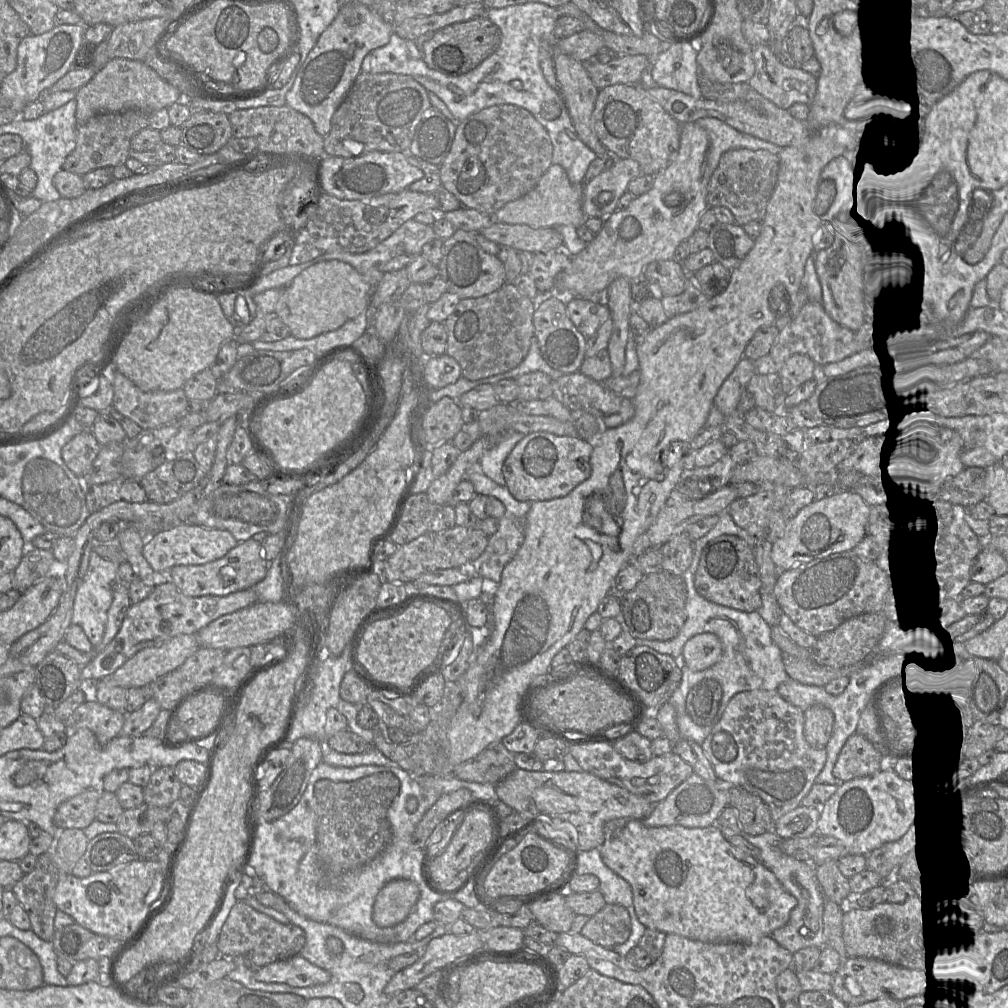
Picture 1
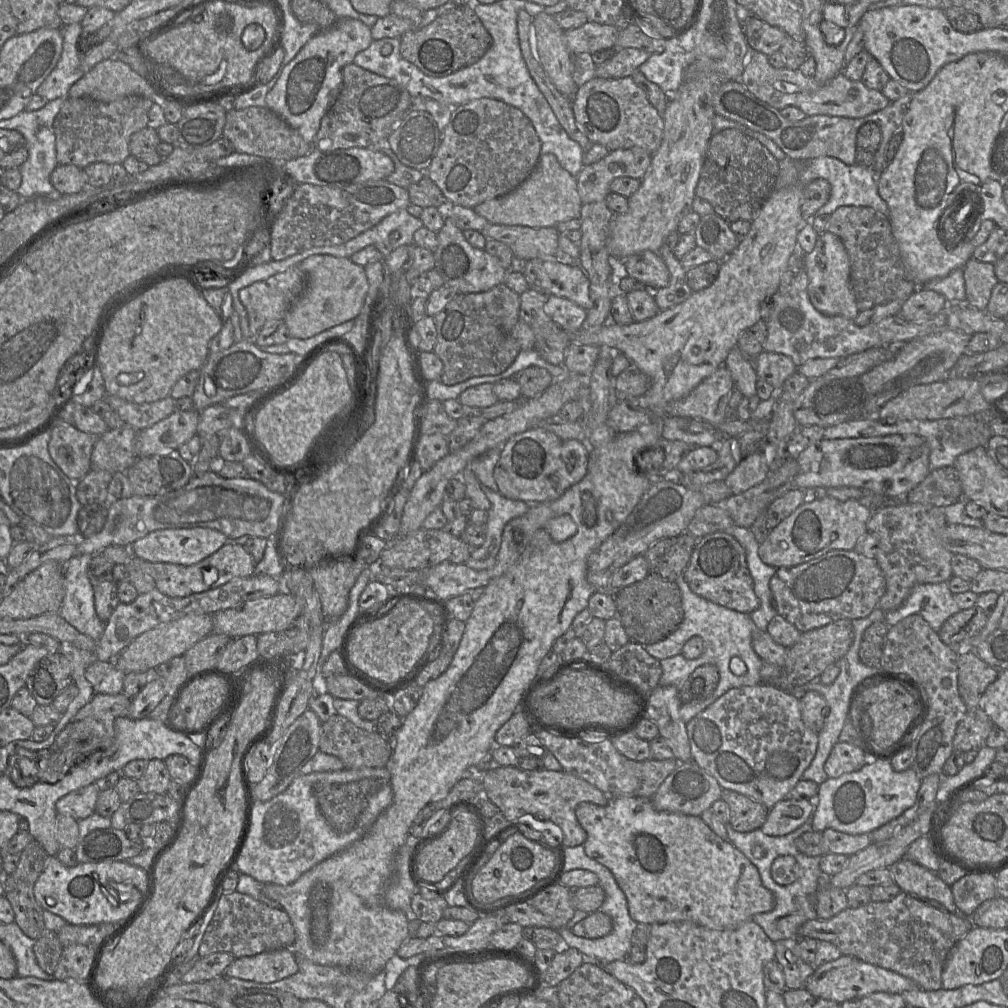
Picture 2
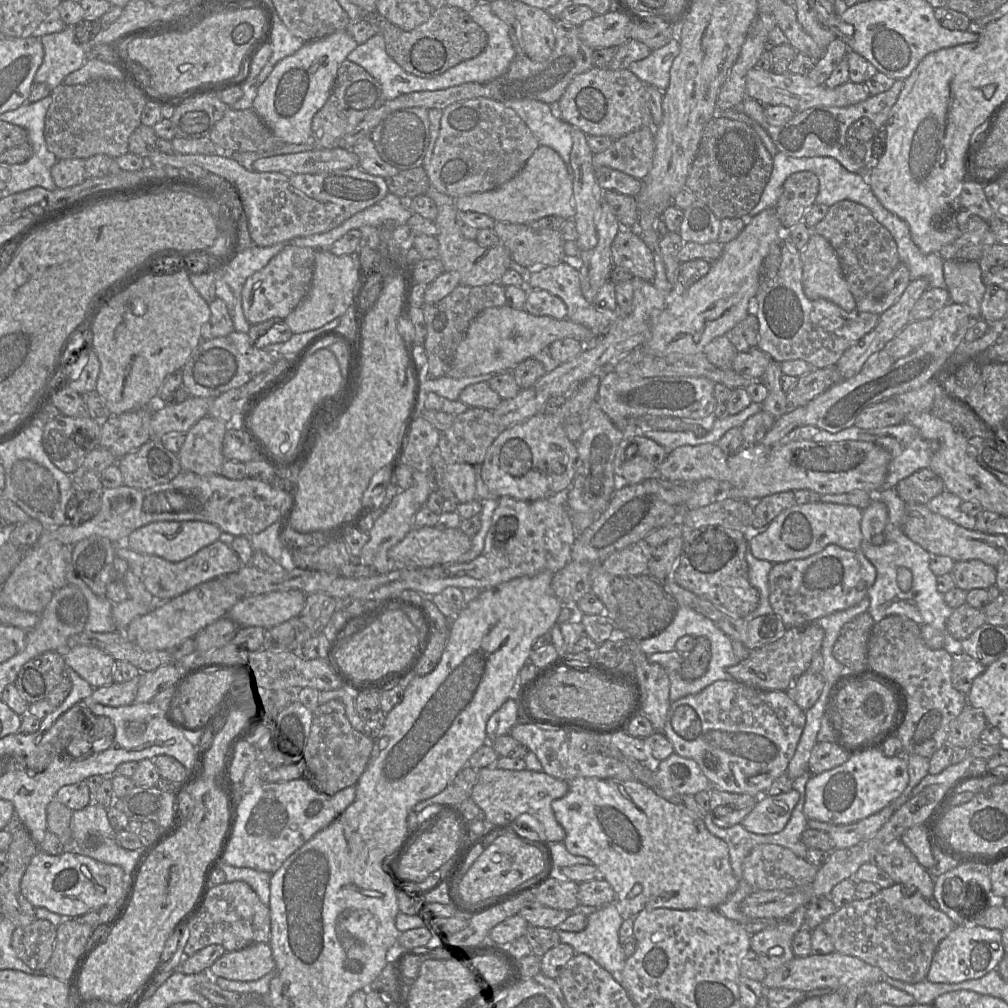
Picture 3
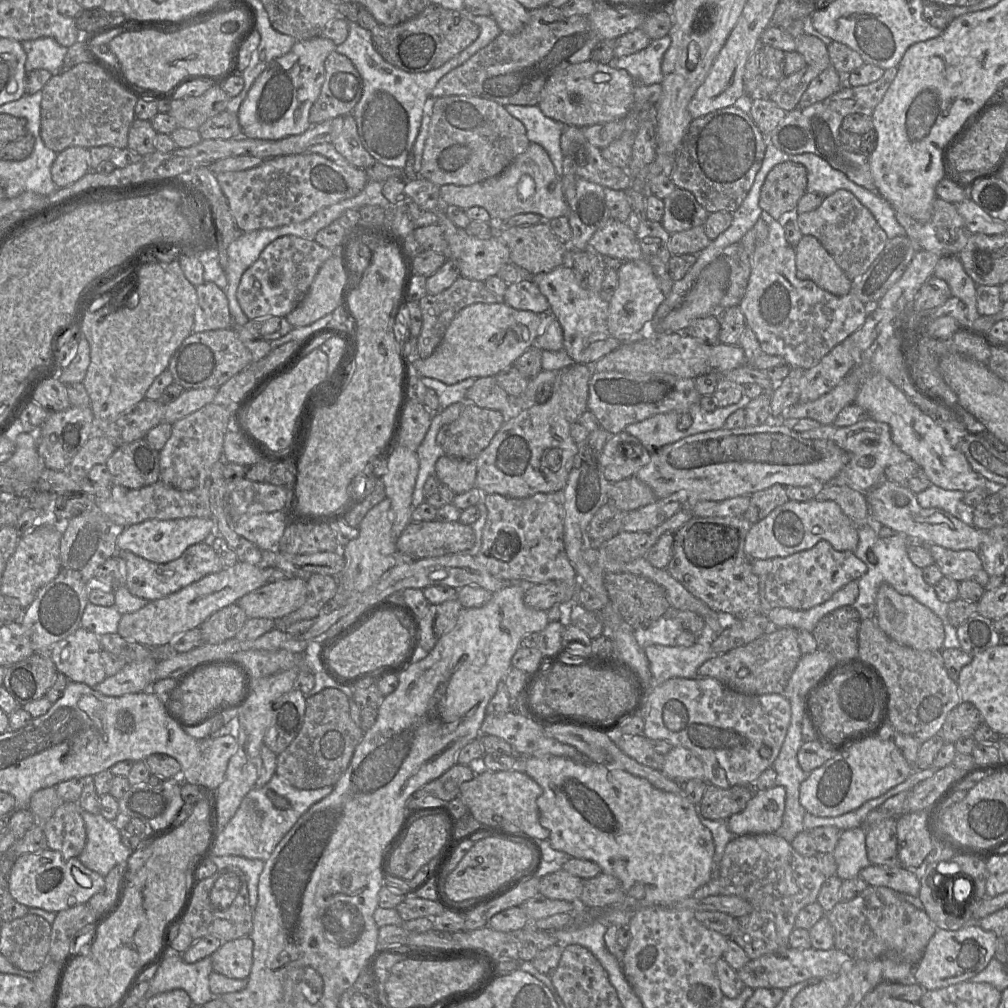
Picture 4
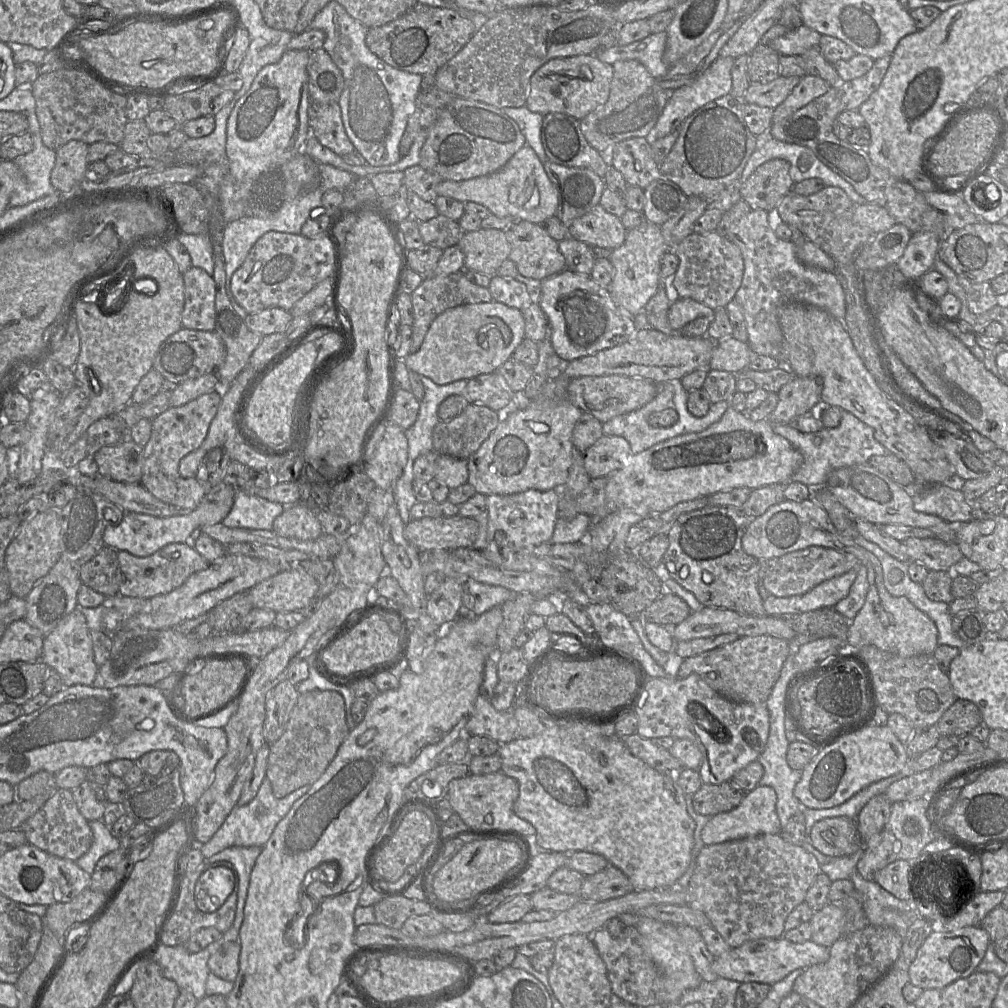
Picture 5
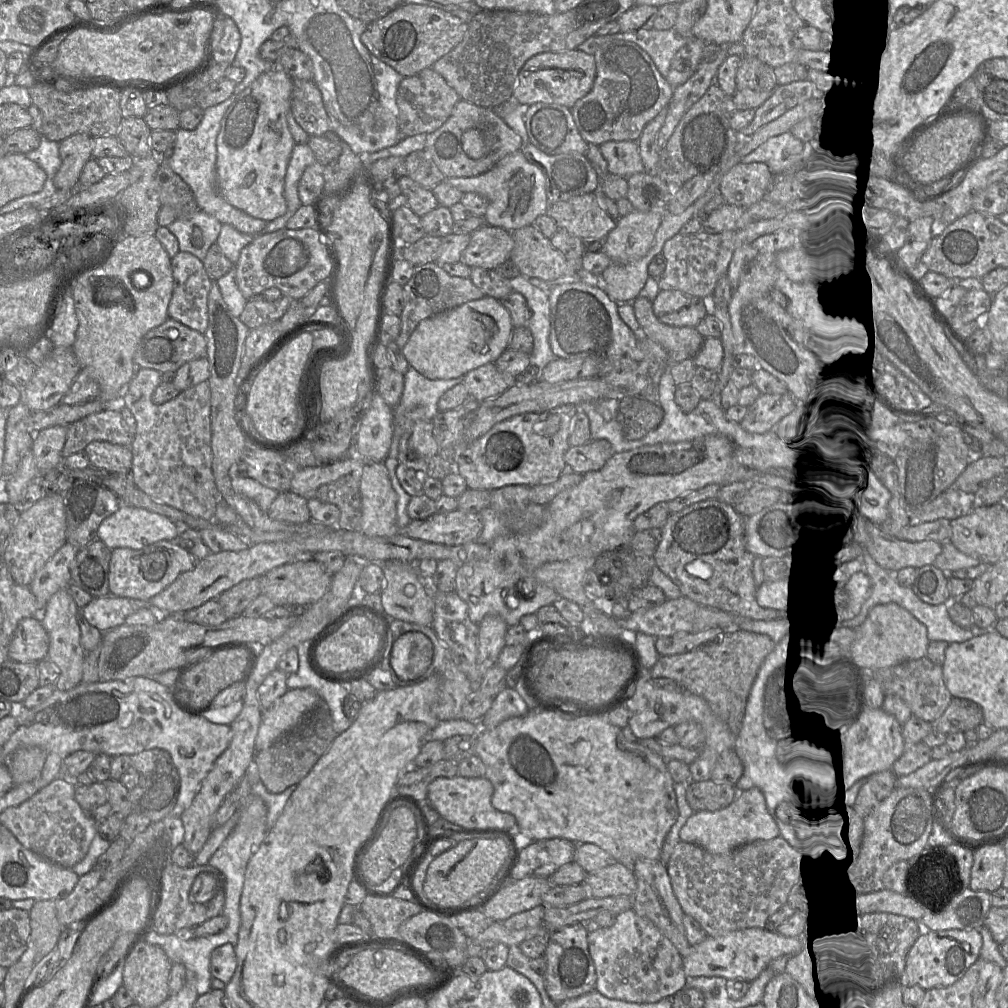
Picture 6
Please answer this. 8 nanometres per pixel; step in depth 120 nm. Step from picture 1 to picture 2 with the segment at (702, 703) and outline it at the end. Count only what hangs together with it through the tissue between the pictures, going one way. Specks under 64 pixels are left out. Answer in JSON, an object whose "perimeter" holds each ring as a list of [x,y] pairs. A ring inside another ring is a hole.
{"perimeter":[[[713,664],[697,667],[679,687],[681,703],[698,702],[704,700],[716,689],[719,682],[718,669]]]}

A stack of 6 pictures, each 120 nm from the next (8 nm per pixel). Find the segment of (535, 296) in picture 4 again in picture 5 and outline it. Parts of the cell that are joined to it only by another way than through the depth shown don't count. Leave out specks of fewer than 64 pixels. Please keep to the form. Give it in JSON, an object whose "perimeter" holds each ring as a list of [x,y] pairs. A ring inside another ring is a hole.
{"perimeter":[[[491,276],[488,290],[494,301],[519,310],[533,304],[525,284],[512,277]]]}

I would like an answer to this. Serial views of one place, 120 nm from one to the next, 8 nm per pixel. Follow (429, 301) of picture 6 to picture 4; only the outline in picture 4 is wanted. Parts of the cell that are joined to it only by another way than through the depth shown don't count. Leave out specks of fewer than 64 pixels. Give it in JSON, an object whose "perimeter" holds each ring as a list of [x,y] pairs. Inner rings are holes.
{"perimeter":[[[462,276],[457,278],[449,288],[441,293],[435,295],[426,294],[418,302],[423,318],[422,329],[417,337],[419,357],[425,359],[433,353],[440,344],[451,321],[463,308],[475,303],[501,302],[503,302],[503,298],[488,290],[483,281],[470,280]]]}

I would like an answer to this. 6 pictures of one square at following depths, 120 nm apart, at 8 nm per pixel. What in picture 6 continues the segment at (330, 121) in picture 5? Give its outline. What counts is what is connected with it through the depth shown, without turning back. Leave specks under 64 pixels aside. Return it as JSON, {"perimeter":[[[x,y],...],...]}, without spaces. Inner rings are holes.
{"perimeter":[[[293,80],[290,113],[310,136],[322,136],[331,131],[331,123],[321,92],[313,81]]]}

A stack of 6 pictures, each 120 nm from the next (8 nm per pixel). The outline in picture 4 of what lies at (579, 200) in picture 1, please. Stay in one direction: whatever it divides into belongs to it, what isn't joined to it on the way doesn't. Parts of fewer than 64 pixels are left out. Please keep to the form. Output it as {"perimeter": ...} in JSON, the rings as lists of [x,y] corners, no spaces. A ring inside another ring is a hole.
{"perimeter":[[[532,142],[527,150],[499,175],[468,186],[443,185],[440,187],[440,197],[442,204],[457,206],[463,210],[482,207],[490,214],[493,222],[503,222],[515,215],[527,213],[541,215],[550,221],[558,217],[567,216],[569,212],[568,203],[563,193],[561,177],[556,174],[549,154],[541,145]]]}

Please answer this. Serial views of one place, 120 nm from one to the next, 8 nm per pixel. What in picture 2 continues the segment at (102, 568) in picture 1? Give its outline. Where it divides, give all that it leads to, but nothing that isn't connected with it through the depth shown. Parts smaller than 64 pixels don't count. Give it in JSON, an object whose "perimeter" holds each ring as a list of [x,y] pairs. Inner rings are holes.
{"perimeter":[[[90,554],[75,555],[63,563],[65,595],[58,614],[98,642],[105,623],[95,610],[93,587],[87,574],[90,558]]]}

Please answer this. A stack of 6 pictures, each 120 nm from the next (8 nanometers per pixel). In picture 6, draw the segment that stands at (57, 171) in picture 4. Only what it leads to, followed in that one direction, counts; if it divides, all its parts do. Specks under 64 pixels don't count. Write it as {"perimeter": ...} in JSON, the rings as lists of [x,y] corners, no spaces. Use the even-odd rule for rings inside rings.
{"perimeter":[[[80,133],[74,134],[59,142],[61,167],[53,179],[57,190],[66,190],[77,187],[80,174],[88,160],[92,158],[92,137]]]}

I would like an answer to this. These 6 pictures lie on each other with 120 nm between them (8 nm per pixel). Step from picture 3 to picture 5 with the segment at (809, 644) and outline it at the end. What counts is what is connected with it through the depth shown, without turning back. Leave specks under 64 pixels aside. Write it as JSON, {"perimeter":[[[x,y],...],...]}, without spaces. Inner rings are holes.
{"perimeter":[[[773,636],[739,637],[734,642],[683,659],[676,677],[683,679],[697,674],[714,691],[730,701],[765,705],[779,679],[786,658],[793,650],[794,646],[787,640]]]}

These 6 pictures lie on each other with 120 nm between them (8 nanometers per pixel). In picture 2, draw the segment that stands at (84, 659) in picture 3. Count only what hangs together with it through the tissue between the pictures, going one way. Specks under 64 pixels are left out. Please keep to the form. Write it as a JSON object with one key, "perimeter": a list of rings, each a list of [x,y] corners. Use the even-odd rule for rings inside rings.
{"perimeter":[[[112,661],[91,662],[85,669],[85,677],[95,693],[119,694],[123,692],[124,673]]]}

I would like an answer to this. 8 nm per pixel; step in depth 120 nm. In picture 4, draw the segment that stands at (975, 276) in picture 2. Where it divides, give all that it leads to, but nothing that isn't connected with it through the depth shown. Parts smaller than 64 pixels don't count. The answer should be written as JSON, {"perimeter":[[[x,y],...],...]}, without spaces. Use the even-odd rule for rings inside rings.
{"perimeter":[[[958,256],[941,257],[934,270],[934,276],[944,280],[950,287],[951,295],[958,298],[966,305],[967,307],[966,318],[969,322],[973,322],[980,317],[980,314],[977,309],[977,299],[976,299],[977,284],[967,274]]]}

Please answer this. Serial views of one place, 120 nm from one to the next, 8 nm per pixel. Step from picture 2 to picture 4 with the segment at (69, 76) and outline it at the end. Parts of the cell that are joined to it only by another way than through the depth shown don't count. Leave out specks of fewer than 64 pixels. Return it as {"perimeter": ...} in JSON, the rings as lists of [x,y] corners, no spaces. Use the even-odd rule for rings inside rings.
{"perimeter":[[[43,37],[20,43],[27,56],[26,72],[35,69],[45,69],[52,75],[62,72],[67,48],[60,45],[54,38]]]}

